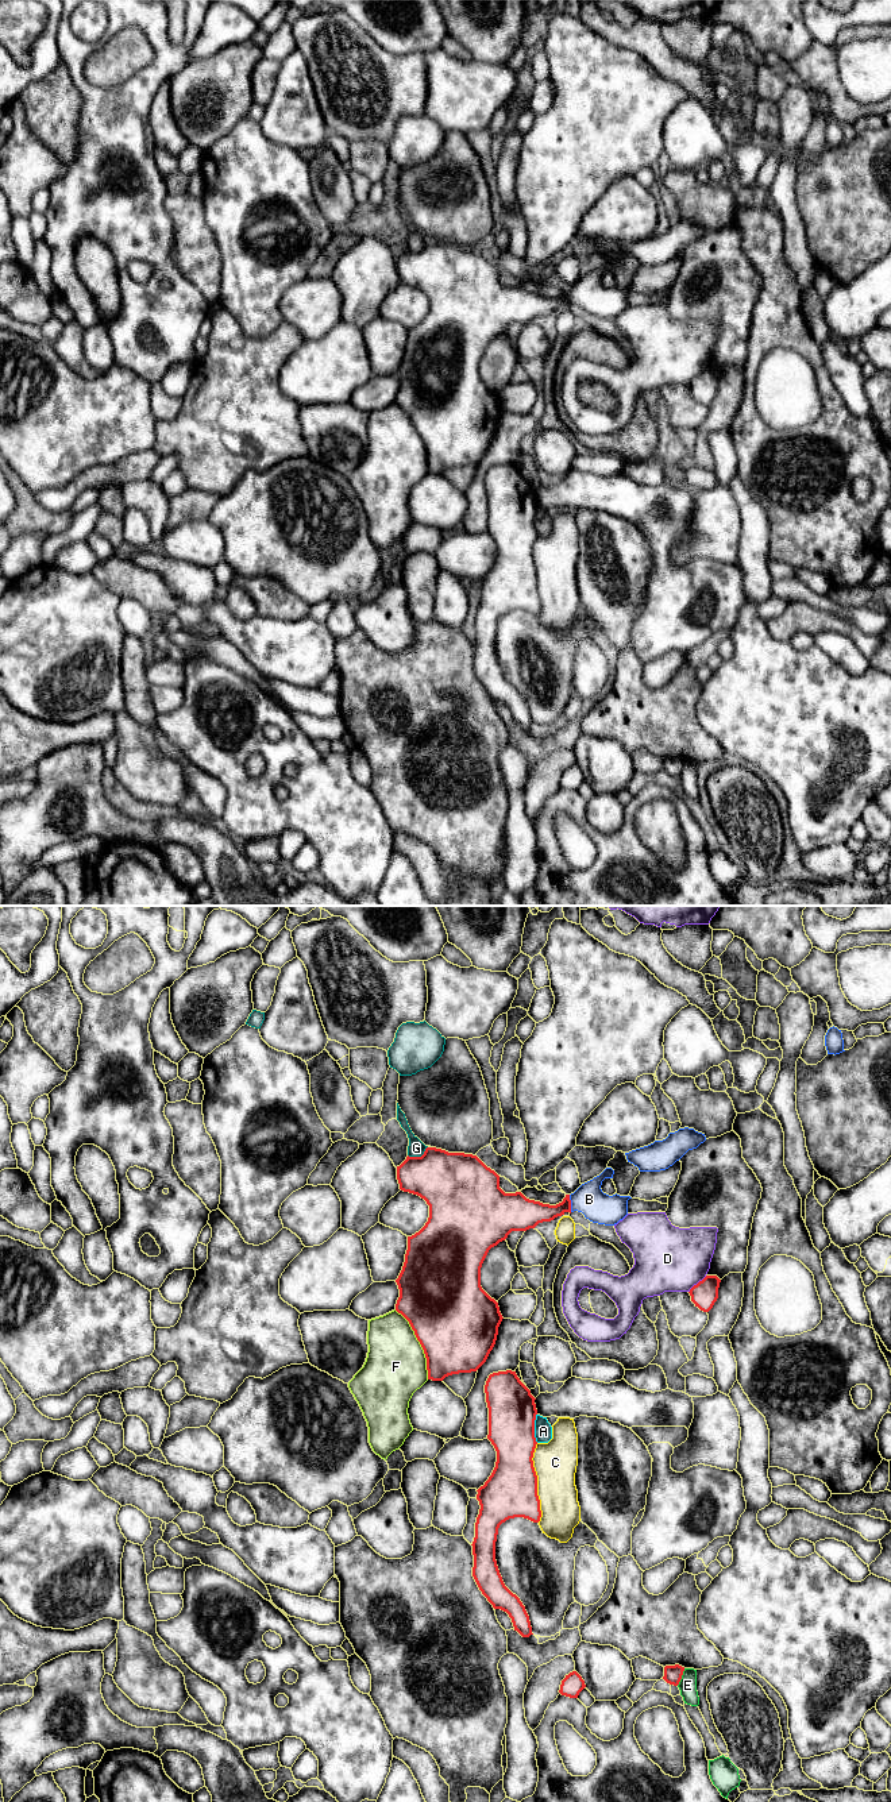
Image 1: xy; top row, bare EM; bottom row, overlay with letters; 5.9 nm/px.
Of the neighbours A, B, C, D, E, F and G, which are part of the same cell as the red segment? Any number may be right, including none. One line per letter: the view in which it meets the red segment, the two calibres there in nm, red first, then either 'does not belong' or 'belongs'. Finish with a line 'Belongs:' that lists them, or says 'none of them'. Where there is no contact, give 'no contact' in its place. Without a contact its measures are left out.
A: xy | 280/110 nm | does not belong
B: xy | 160/190 nm | belongs
C: xy | 300/260 nm | does not belong
D: xy | 160/400 nm | does not belong
E: xy | 110/110 nm | does not belong
F: xy | 500/360 nm | does not belong
G: xy | 360/100 nm | does not belong
Belongs: B

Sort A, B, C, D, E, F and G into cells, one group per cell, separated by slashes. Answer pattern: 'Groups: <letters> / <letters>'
Groups: A / B / C / D / E / F / G

